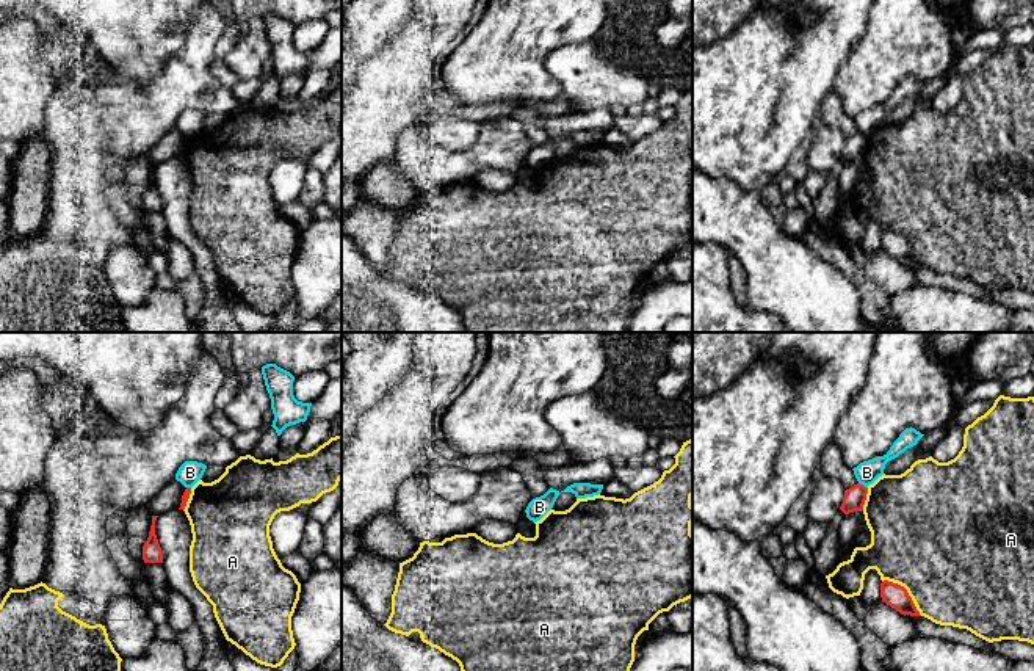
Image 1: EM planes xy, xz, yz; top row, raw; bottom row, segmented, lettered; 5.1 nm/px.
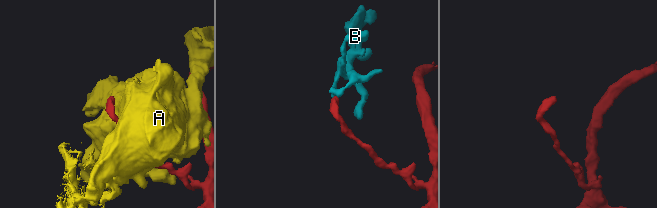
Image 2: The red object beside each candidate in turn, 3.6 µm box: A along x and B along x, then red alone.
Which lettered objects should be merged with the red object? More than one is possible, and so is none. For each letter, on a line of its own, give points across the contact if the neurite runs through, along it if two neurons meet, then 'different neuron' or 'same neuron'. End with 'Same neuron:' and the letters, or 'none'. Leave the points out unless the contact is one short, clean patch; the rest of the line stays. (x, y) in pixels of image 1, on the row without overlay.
A: different neuron
B: border yz (859, 130), (867, 137); different neuron
Same neuron: none

